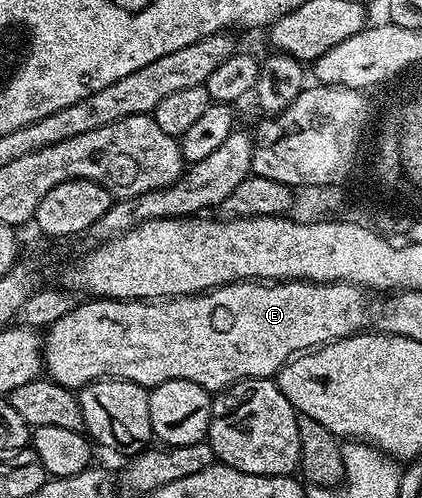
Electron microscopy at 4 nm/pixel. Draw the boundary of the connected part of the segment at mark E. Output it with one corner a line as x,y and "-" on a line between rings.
236,280
233,284
224,284
218,288
210,288
196,296
170,296
159,300
111,300
108,298
89,298
81,304
74,303
73,309
59,322
43,332
43,368
57,384
65,388
80,390
92,380
130,380
142,384
147,390
153,389
157,384
168,380
190,380
199,386
210,390
224,390
230,384
239,380
259,380
276,377
284,364
289,363
294,356
316,350
322,344
330,344
333,340
342,340
344,336
354,335
366,327
365,296
358,285
355,284
317,284
313,280
283,280
280,282
262,282
259,280

